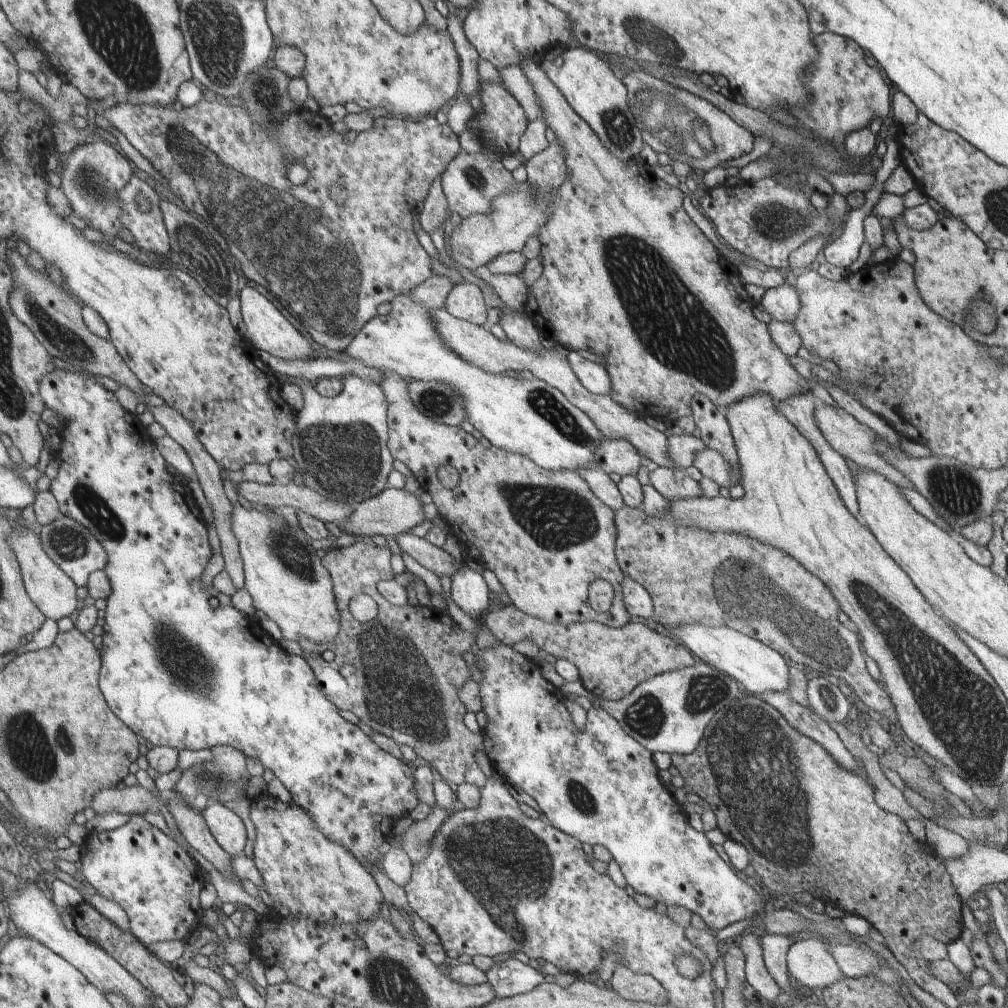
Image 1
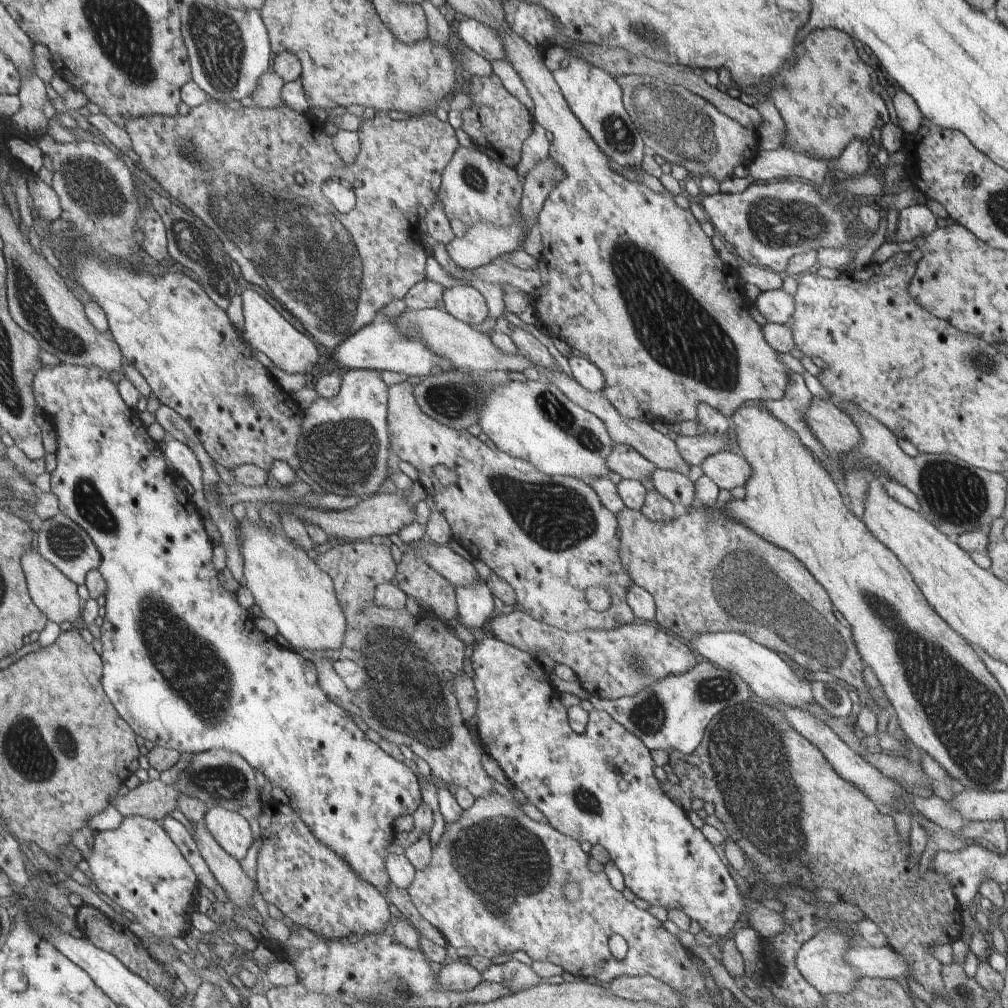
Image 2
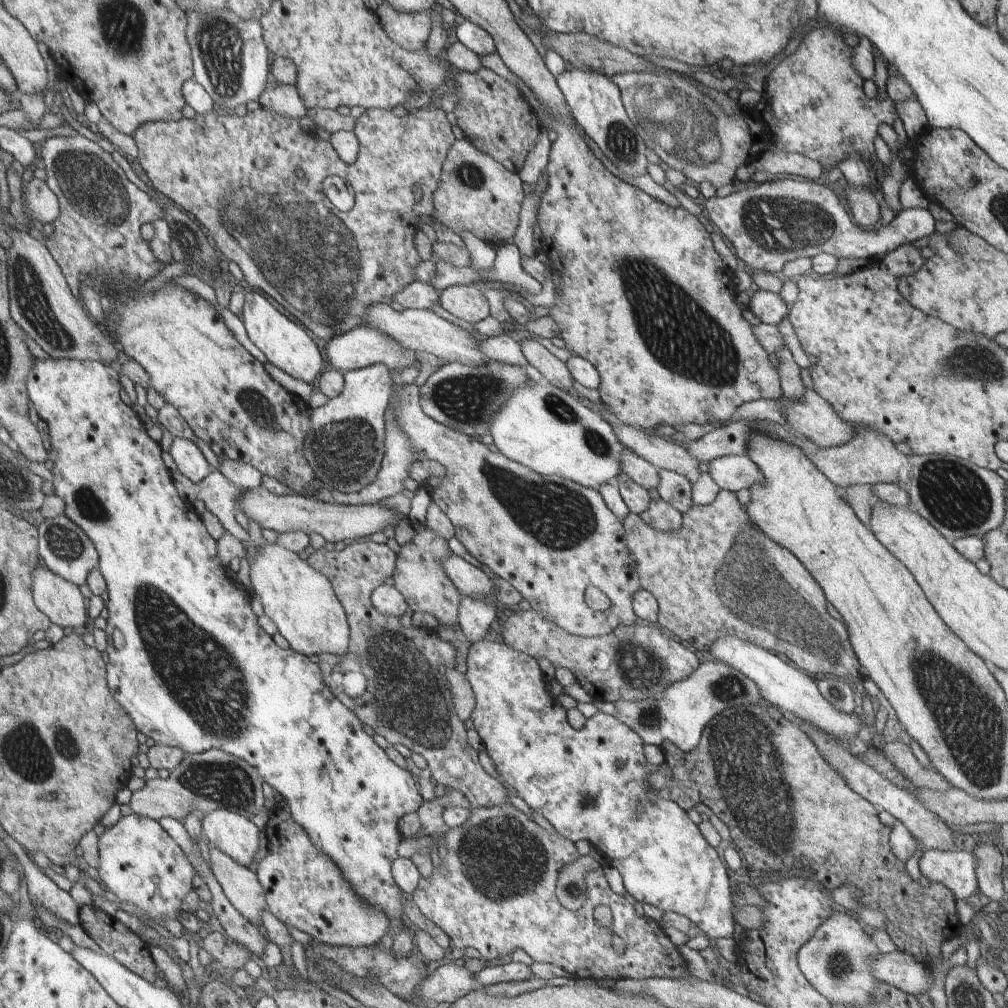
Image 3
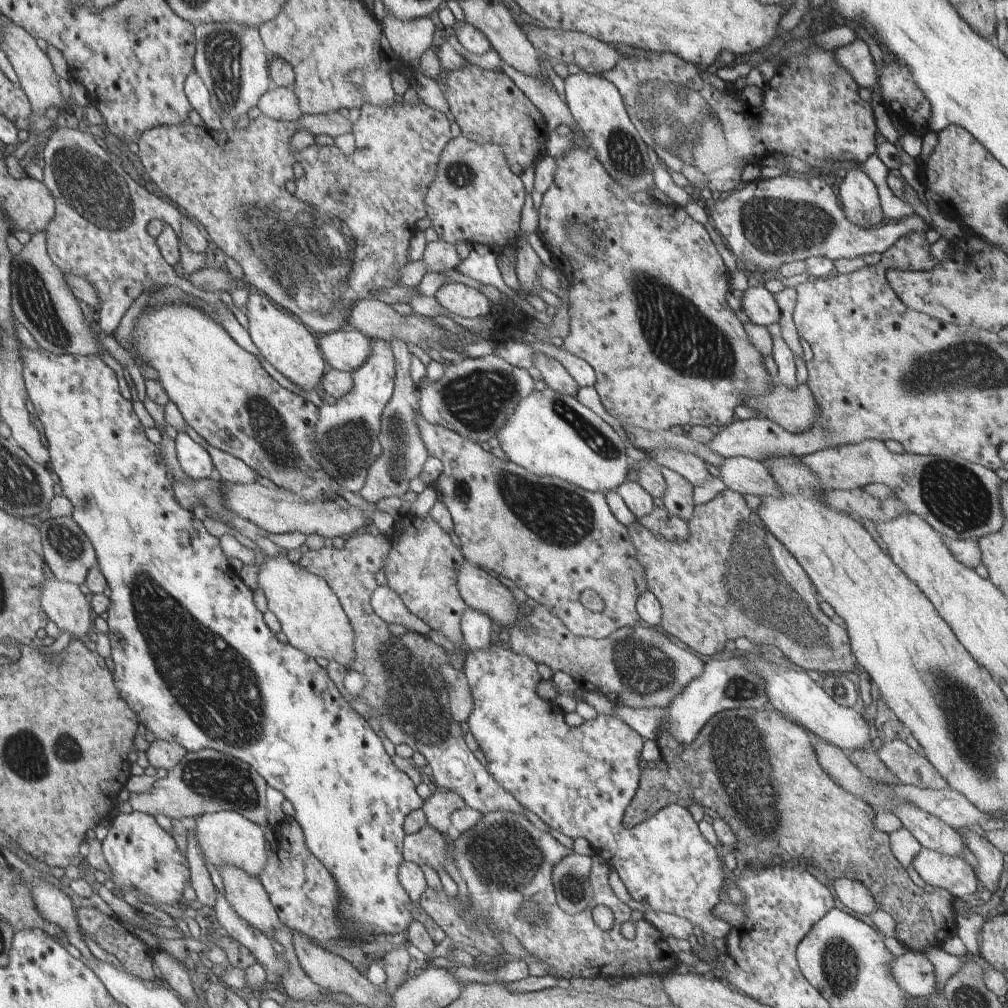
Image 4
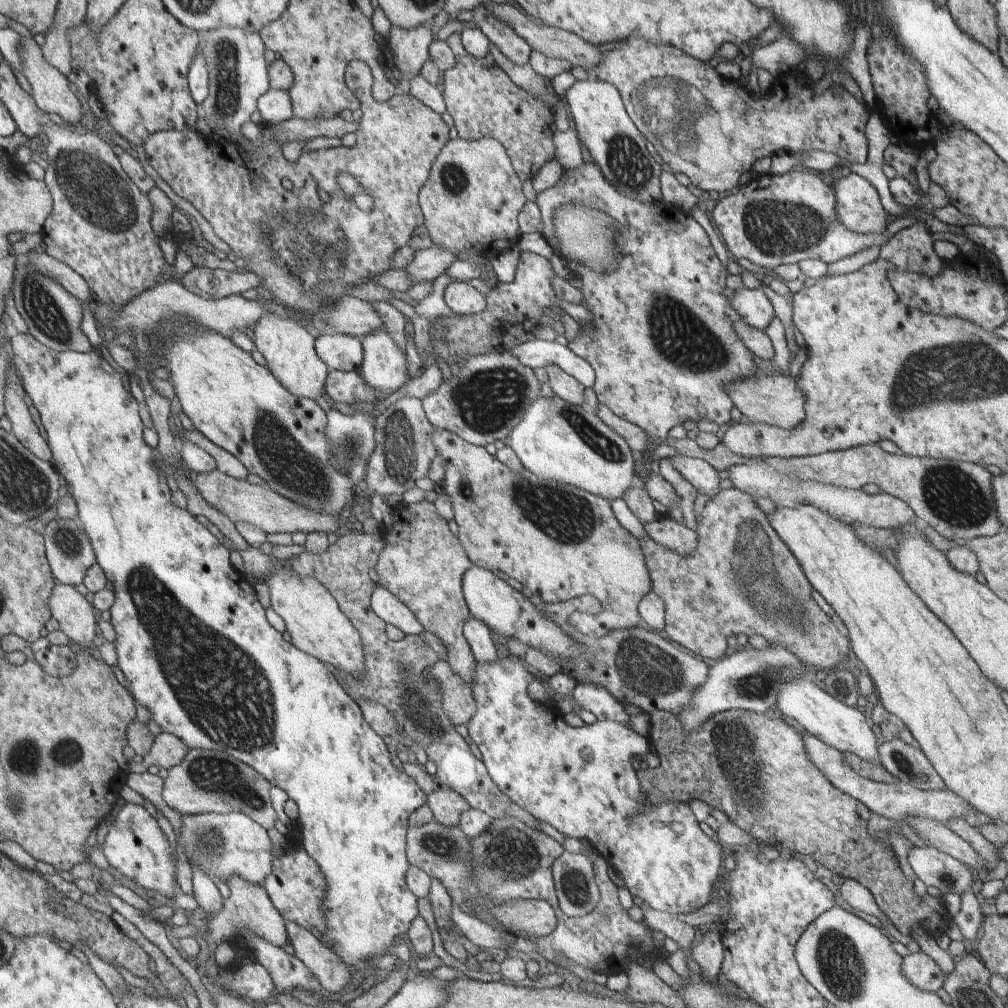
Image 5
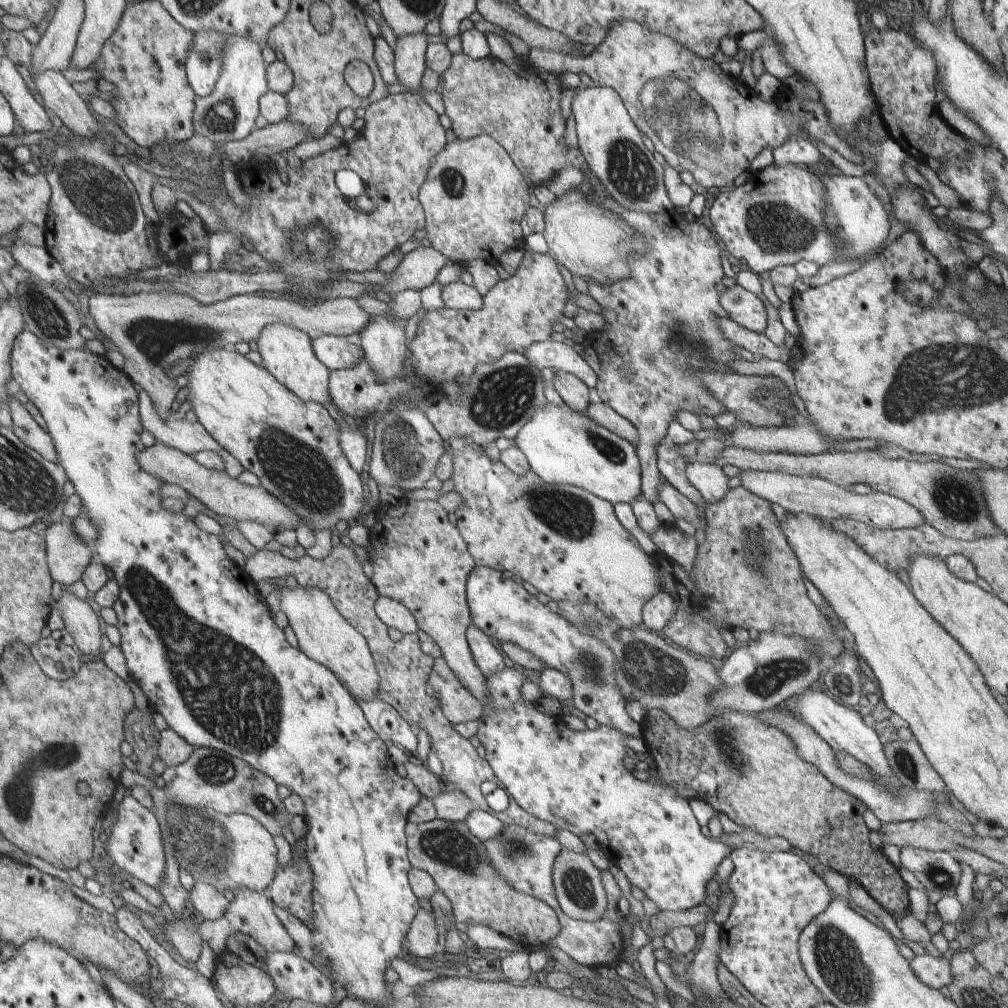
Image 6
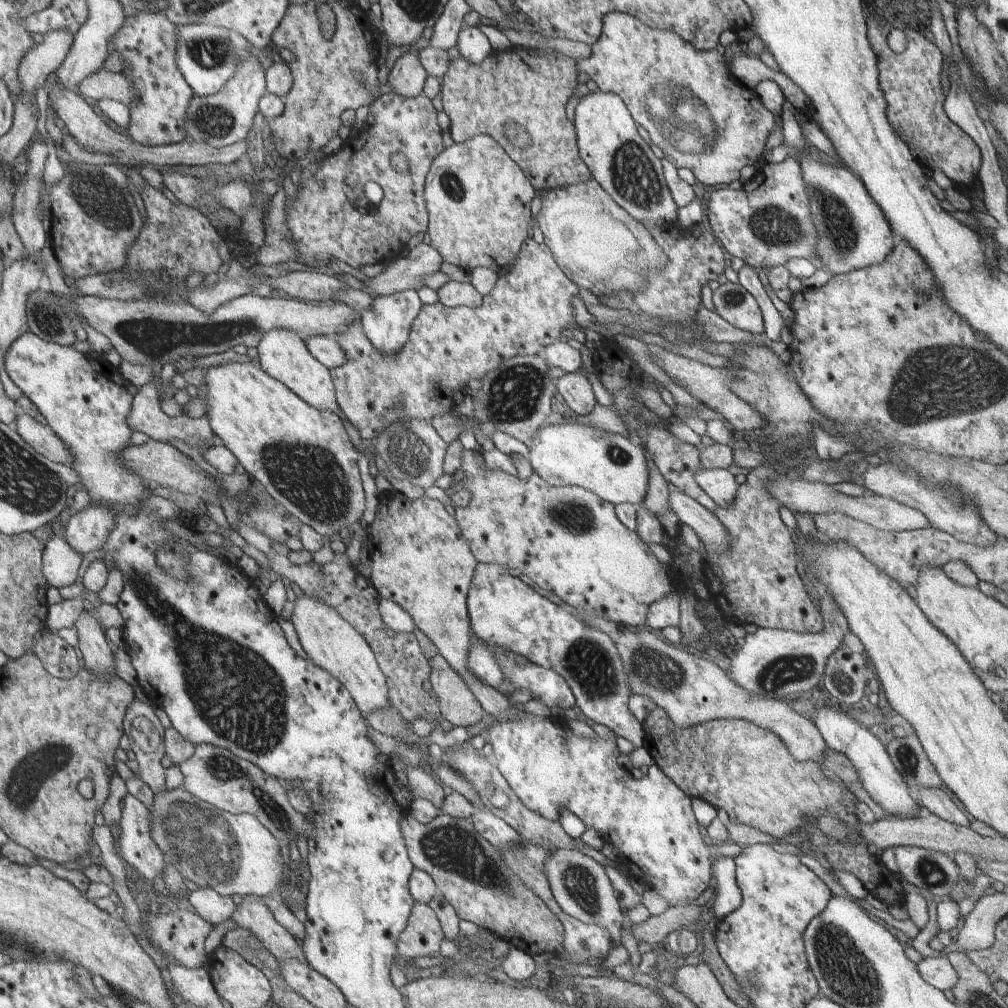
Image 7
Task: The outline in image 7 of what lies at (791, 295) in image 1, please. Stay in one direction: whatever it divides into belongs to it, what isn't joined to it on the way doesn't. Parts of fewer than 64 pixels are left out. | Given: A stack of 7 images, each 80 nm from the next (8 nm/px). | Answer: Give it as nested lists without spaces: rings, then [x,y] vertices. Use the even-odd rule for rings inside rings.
[[[739,284],[721,285],[714,290],[713,301],[715,312],[729,324],[750,334],[764,333],[764,318],[756,298]]]

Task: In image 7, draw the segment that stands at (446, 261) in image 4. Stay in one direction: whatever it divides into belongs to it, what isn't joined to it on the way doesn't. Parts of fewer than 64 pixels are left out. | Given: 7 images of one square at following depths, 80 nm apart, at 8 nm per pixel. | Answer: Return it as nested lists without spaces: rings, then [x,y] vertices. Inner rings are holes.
[[[421,243],[406,258],[395,259],[379,276],[364,280],[365,292],[390,296],[406,290],[417,291],[424,286],[424,276],[440,271],[442,263],[438,250]]]

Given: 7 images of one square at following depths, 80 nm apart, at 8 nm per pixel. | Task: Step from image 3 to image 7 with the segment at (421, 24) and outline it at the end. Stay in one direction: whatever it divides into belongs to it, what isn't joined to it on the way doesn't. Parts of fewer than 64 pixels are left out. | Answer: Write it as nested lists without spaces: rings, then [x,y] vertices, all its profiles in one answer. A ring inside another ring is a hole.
[[[420,50],[407,51],[396,61],[396,65],[389,74],[388,82],[394,90],[392,93],[406,98],[416,98],[423,95],[427,76],[420,60]]]

